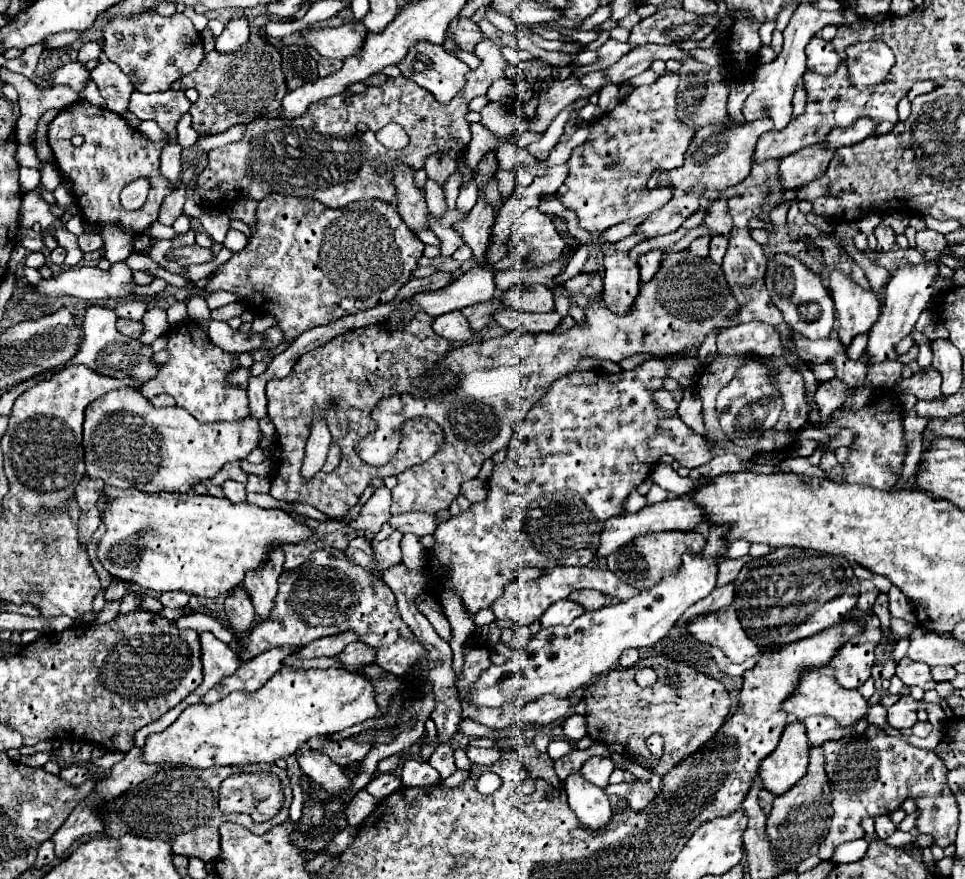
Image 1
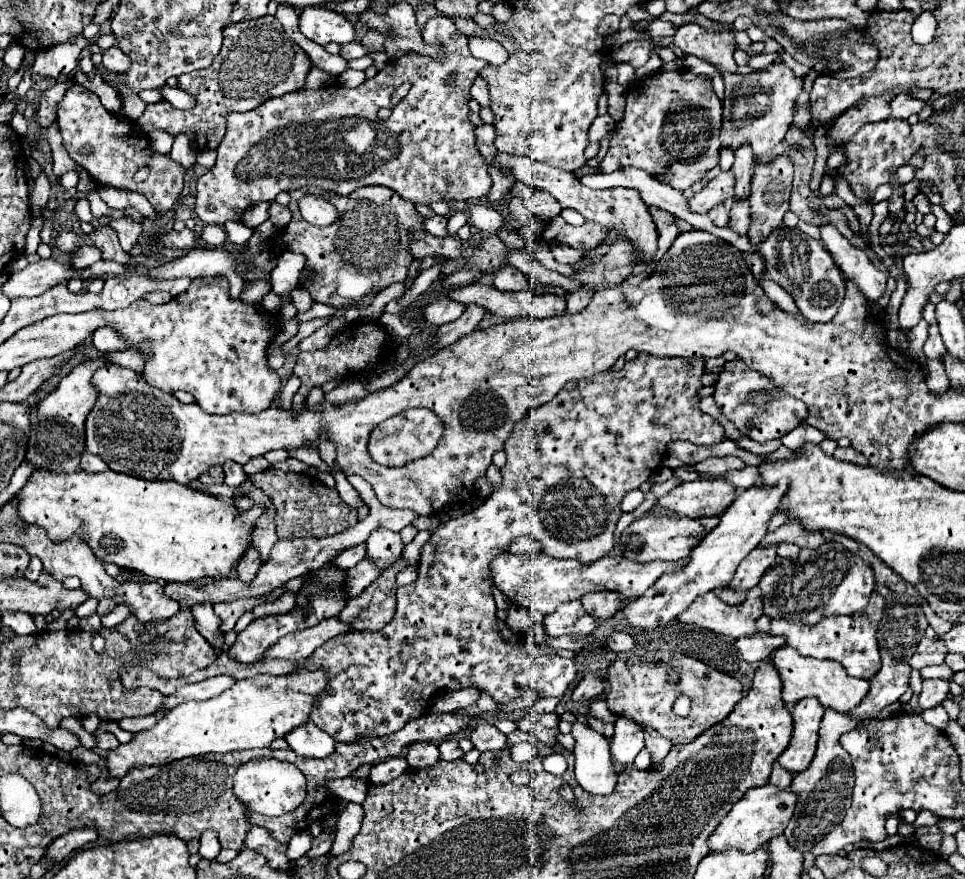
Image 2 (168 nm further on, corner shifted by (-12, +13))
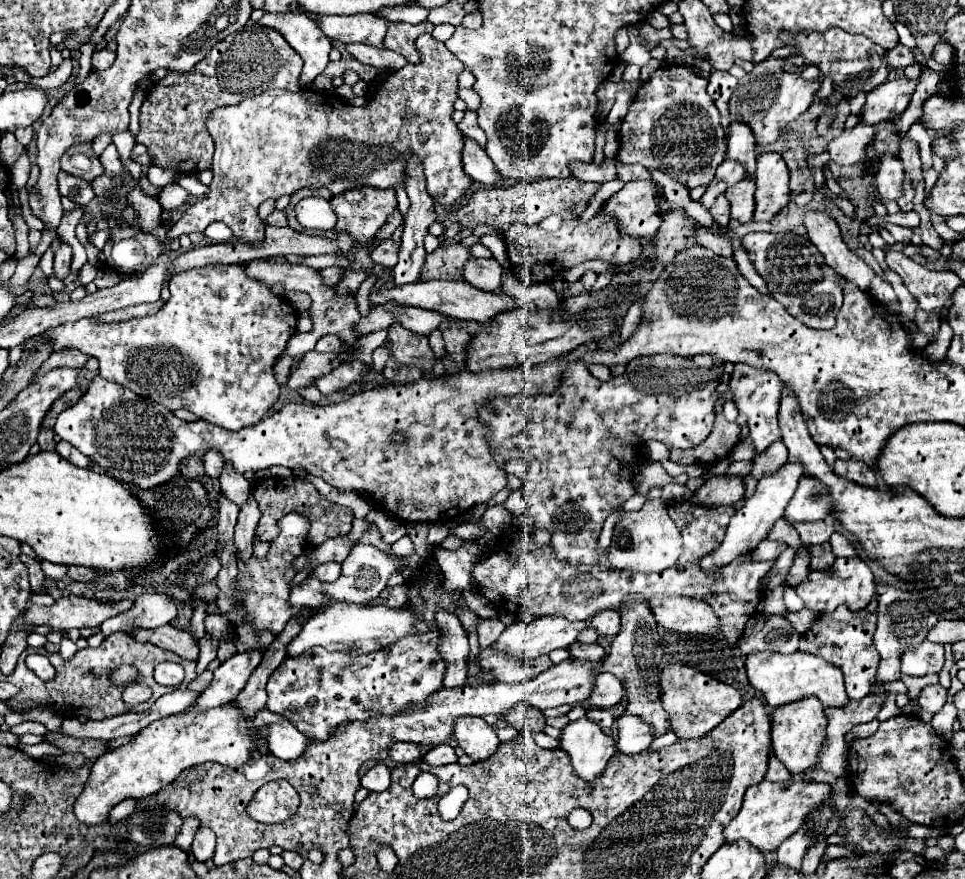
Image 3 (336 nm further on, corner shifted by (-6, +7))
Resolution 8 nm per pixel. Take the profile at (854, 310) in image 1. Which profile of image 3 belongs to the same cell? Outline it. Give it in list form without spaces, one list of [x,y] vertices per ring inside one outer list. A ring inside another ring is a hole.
[[[806,211],[804,227],[808,231],[808,239],[818,247],[826,263],[830,263],[830,267],[834,267],[846,281],[852,281],[862,287],[862,291],[868,291],[874,271],[846,247],[840,237],[838,223],[826,211]]]

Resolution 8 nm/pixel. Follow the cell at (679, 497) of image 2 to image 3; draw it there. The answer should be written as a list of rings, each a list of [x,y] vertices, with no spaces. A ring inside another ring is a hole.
[[[720,475],[708,479],[708,483],[702,485],[702,489],[696,493],[696,497],[702,501],[702,505],[734,505],[740,499],[744,499],[746,485],[742,477],[738,475]]]

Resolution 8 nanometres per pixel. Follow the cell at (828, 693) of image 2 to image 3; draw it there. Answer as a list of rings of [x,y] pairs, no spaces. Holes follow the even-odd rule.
[[[754,651],[746,655],[746,675],[748,683],[762,693],[766,699],[766,705],[770,707],[782,707],[782,703],[792,703],[794,699],[802,699],[802,695],[816,695],[824,707],[842,707],[850,699],[844,691],[842,671],[834,667],[834,663],[828,663],[826,659],[820,659],[818,655],[810,653],[772,653],[772,651]]]

